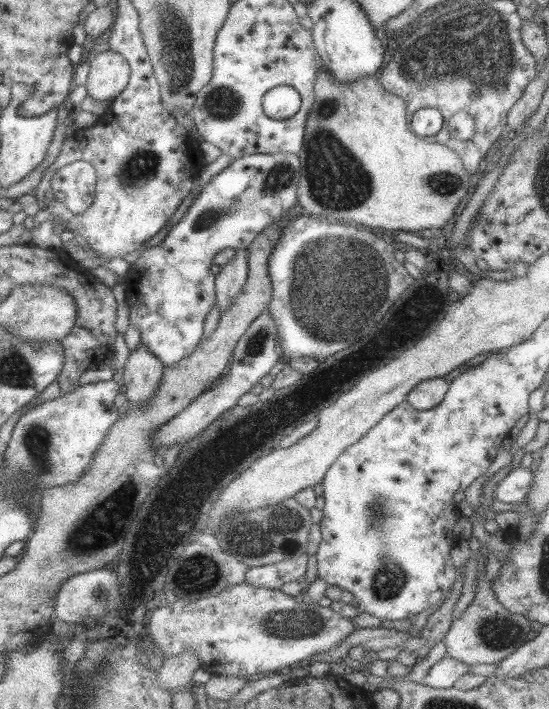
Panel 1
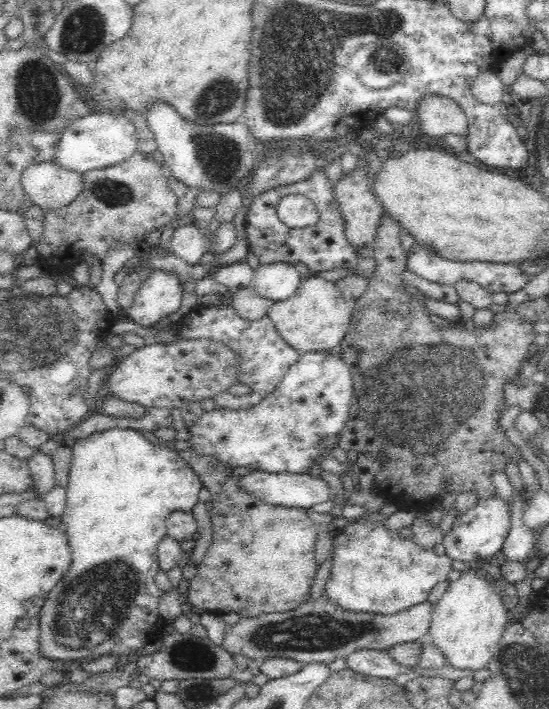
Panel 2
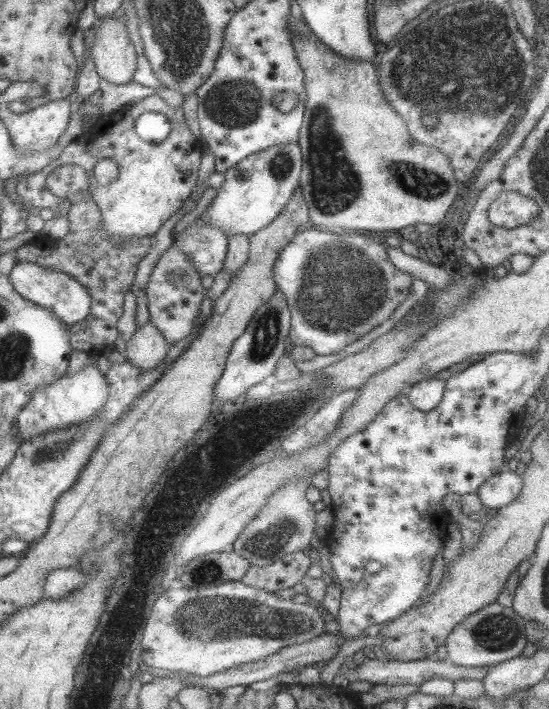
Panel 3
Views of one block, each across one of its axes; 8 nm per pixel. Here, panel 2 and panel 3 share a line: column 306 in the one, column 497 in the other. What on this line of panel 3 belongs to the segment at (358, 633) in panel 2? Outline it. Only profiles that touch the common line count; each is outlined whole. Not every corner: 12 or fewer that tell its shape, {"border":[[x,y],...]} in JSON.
{"border":[[498,601],[455,626],[458,666],[489,668],[520,656],[527,620]]}

